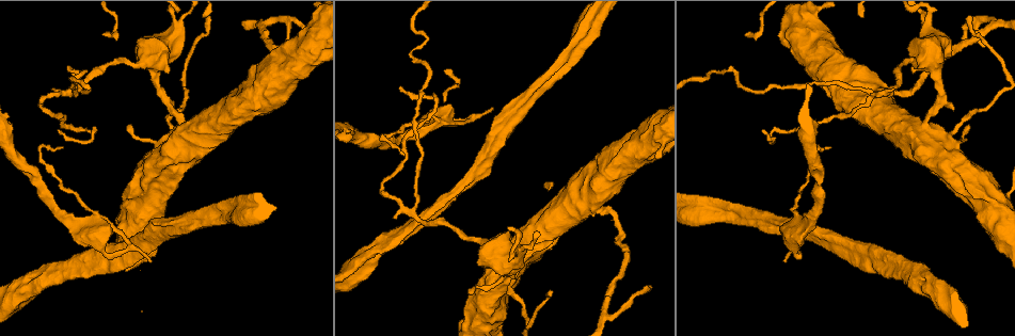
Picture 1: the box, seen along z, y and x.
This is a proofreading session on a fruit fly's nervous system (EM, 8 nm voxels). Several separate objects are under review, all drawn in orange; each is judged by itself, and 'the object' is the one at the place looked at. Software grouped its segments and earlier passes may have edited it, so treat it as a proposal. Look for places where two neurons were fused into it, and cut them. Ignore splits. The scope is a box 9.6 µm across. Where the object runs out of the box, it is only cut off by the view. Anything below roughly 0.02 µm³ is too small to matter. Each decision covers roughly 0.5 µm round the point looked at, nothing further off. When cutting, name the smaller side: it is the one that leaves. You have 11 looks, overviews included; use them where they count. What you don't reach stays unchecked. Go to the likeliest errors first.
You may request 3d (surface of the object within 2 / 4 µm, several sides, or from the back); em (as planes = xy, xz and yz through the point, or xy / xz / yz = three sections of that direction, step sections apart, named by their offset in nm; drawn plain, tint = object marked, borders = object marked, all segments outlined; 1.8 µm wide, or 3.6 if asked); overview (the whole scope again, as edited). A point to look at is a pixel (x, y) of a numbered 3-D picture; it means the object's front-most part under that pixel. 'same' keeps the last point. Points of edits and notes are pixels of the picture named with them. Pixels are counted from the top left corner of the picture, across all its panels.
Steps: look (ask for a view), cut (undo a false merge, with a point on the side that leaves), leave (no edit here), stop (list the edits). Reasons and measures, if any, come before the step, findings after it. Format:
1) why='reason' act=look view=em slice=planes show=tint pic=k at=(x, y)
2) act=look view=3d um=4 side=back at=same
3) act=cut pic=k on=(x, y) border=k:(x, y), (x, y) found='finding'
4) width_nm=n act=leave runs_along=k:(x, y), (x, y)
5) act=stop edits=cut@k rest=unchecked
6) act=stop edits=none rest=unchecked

why='calibre changes' act=look view=em um=3.6 slice=planes show=tint pic=1 at=(926, 125)

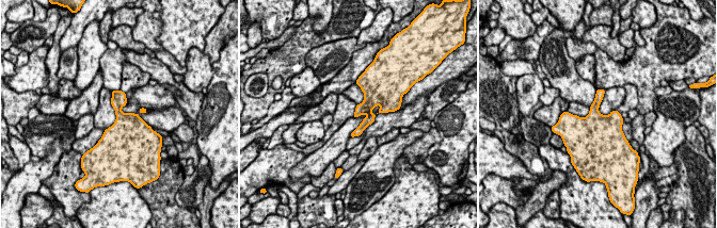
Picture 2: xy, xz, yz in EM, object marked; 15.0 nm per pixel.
act=leave found='all the same neuron'

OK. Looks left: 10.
why='three arms meet' act=look view=em slice=xy step=16 show=tint pic=1 at=(413, 214)

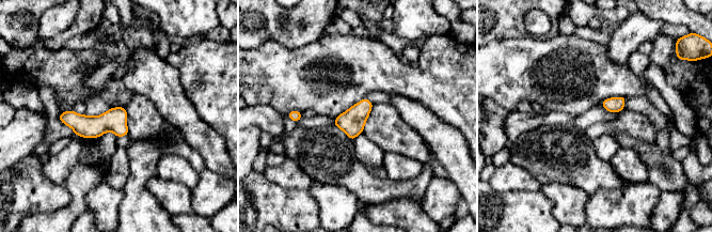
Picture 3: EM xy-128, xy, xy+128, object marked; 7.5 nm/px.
why='another direction' act=look view=em slice=planes show=tint at=same

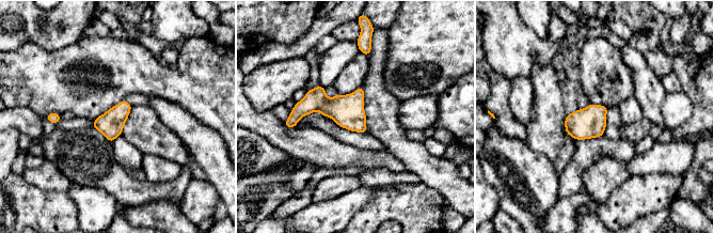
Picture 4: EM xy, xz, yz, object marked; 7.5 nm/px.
width_nm=190 act=leave found='one neuron here'

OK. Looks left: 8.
why='thick turns thin' act=look view=3d um=4 pic=1 at=(91, 229)

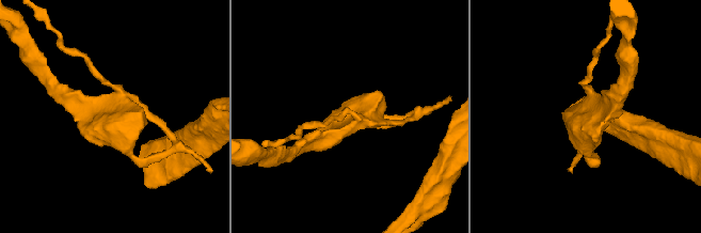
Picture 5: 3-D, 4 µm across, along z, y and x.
act=look view=em slice=xy step=16 show=tint pic=5 at=(346, 123)

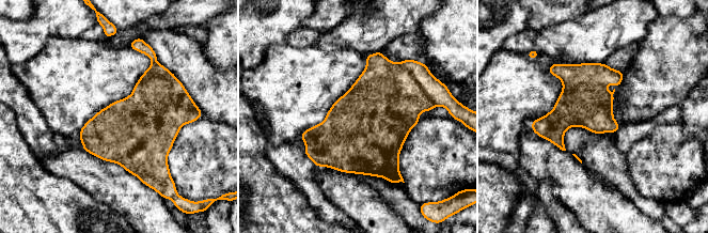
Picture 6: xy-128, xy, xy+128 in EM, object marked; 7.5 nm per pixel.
act=look view=em slice=planes show=tint at=same

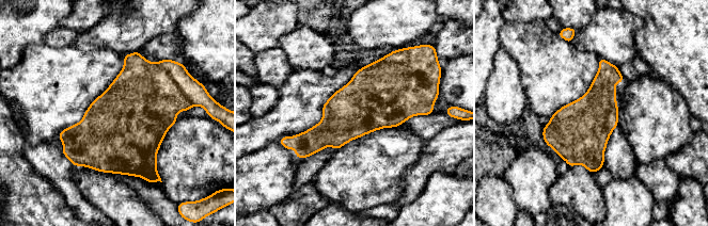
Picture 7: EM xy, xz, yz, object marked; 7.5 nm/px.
act=leave found='one neuron here'

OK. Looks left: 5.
why='sudden change in width' act=look view=3d um=4 pic=1 at=(935, 67)

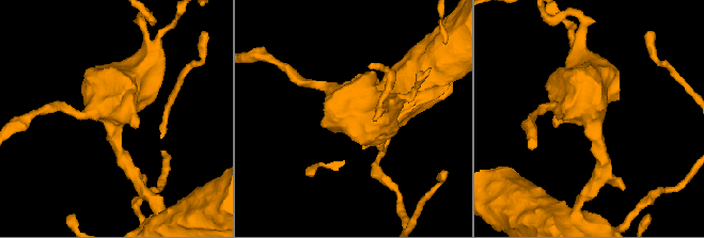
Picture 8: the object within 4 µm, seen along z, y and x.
why='need the tissue' act=look view=em um=3.6 slice=yz step=8 show=tint pic=8 at=(590, 113)

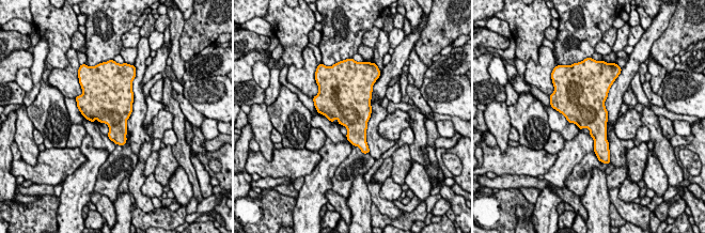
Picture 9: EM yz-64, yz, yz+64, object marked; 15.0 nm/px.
act=look view=em um=3.6 slice=xy step=16 show=tint at=same

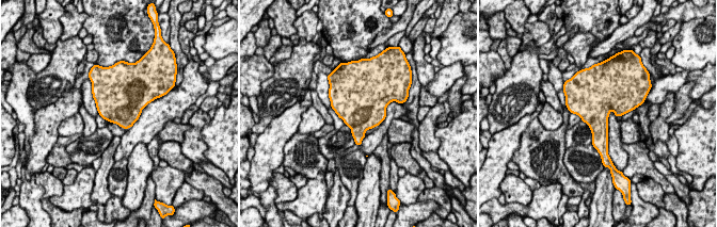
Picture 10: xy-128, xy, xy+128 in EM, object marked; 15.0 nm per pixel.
width_nm=420 act=leave found='all the same neuron'

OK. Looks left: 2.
act=stop edits=none rest=unchecked

